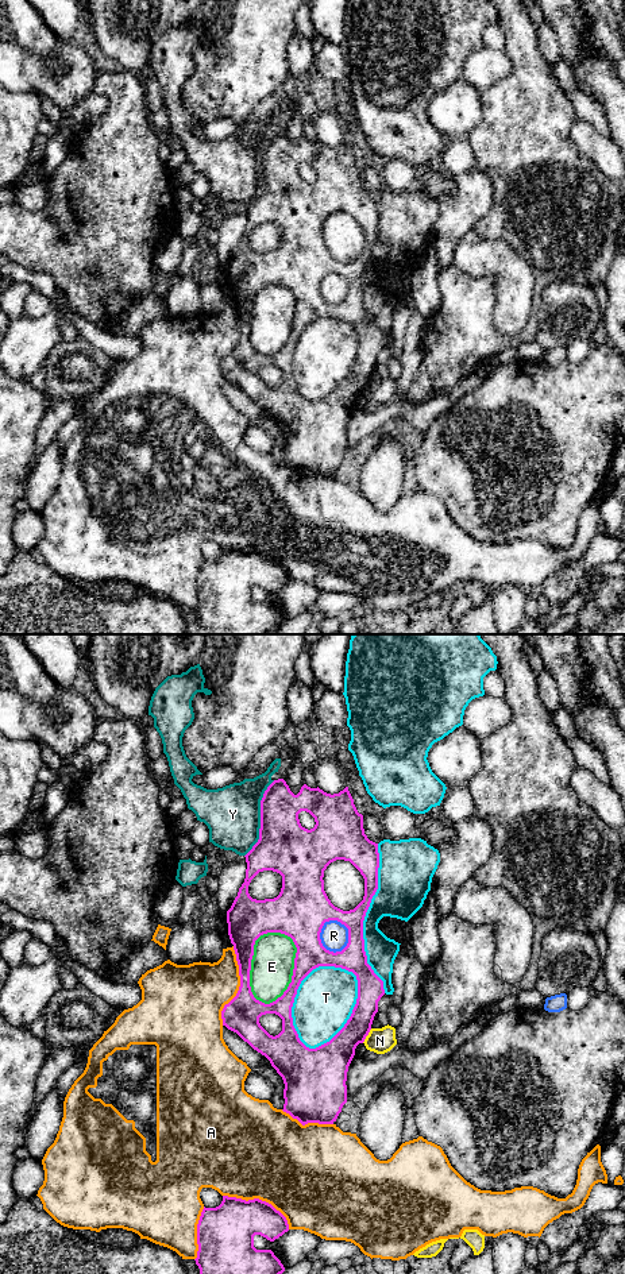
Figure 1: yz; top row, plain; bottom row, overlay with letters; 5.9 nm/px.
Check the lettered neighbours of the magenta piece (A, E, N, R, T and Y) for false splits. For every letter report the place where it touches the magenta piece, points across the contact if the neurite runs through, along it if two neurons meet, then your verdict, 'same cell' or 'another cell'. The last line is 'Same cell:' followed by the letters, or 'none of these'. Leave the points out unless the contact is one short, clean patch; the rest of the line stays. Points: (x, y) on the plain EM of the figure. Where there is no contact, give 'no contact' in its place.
A: contact yz (240, 338); another cell
E: contact yz (293, 321); another cell
N: contact yz (367, 386); border yz (371, 381), (362, 394); another cell
R: contact yz (319, 290); another cell
T: contact yz (351, 367); another cell
Y: contact yz (261, 170); another cell
Same cell: none of these

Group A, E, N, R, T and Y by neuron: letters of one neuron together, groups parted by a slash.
A / E T / N / R / Y

